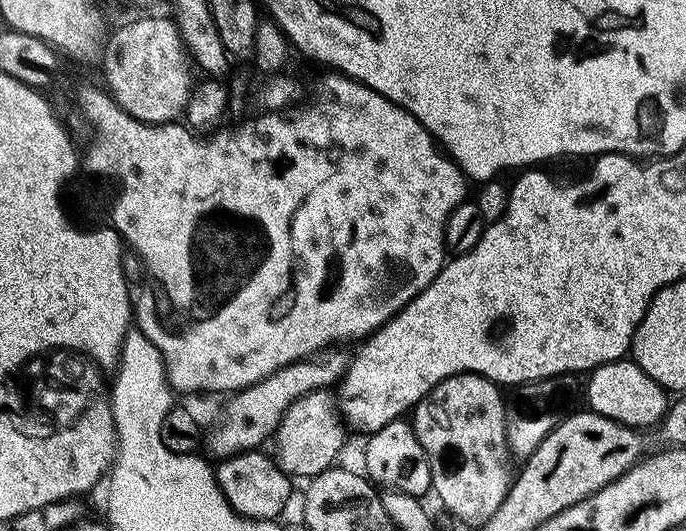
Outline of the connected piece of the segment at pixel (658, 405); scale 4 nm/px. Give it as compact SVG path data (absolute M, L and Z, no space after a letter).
M631 358L615 360L609 364L593 368L587 380L587 407L614 422L625 424L628 428L648 430L651 424L652 427L659 425L665 412L668 411L669 401L664 400L666 389L661 384L656 384L654 378L646 375L636 365L636 361Z

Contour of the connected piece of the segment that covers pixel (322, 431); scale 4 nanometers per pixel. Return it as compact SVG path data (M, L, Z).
M328 390L311 392L308 396L298 398L298 402L291 404L286 414L282 414L280 425L274 433L274 461L289 478L311 478L339 461L336 459L344 448L344 428L340 425L340 416L336 413L332 394Z

